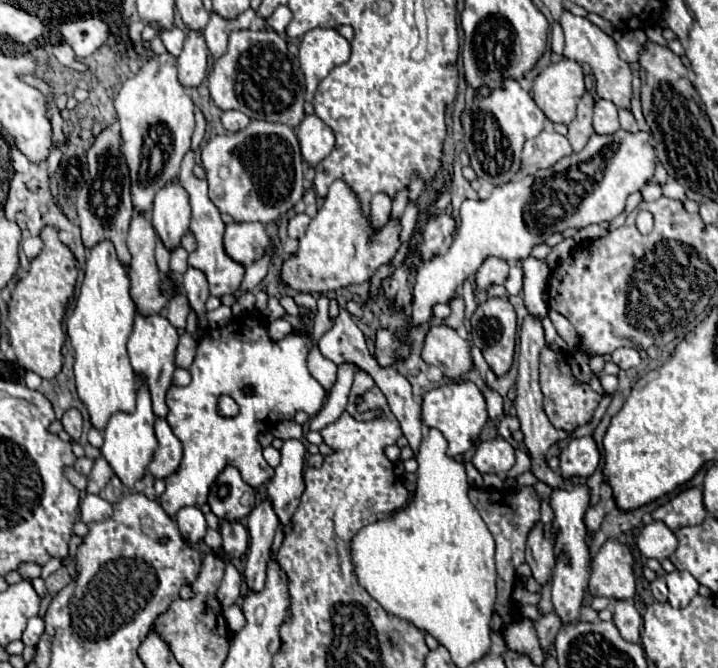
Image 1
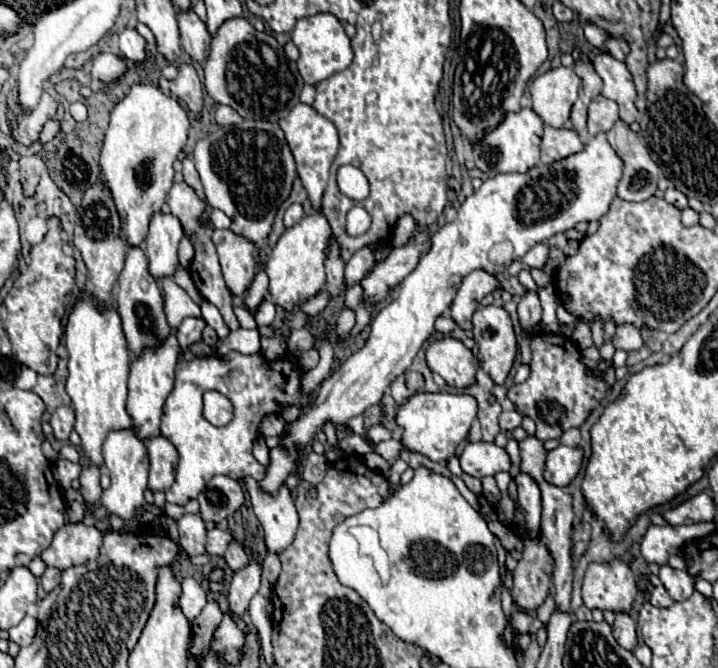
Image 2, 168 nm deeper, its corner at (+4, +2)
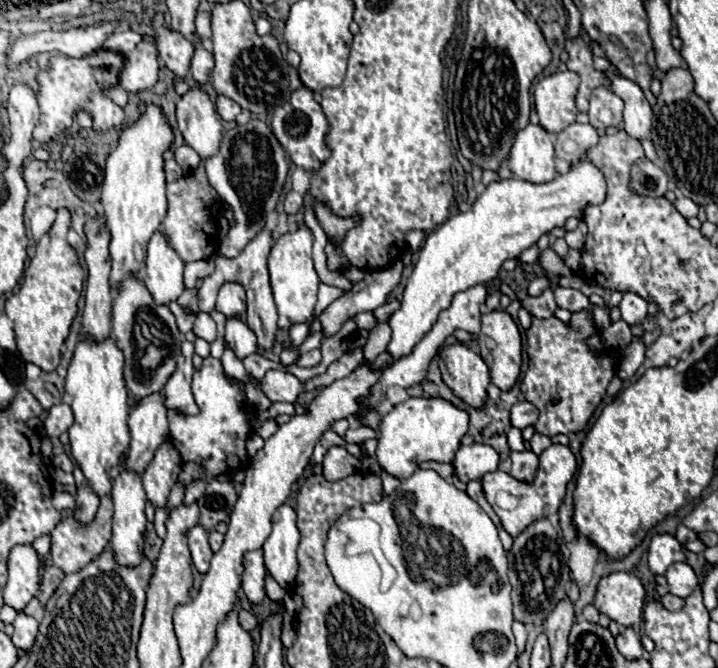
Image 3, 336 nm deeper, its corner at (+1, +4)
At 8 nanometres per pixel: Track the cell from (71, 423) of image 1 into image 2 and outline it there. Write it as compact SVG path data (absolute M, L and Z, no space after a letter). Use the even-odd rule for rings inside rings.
M57 407L57 411L51 415L51 427L53 427L53 435L59 439L59 441L67 441L71 431L73 431L73 425L75 425L75 415L73 415L73 409L71 407Z

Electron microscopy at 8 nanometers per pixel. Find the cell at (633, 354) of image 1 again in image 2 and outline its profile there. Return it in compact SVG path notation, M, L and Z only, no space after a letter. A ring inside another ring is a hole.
M623 323L617 325L617 331L613 335L613 345L617 349L625 349L625 351L637 351L639 347L643 347L643 339L641 339L641 331L631 325L631 323Z

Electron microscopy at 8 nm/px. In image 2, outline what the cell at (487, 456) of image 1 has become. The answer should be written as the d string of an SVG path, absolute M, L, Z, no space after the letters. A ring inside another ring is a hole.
M469 443L461 457L459 457L461 469L477 479L483 479L487 475L495 475L499 471L509 471L509 455L505 449L497 447L495 443Z

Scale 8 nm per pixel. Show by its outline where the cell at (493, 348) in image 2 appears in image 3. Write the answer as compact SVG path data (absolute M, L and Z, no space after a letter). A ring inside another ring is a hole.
M504 309L488 311L480 317L480 321L482 321L482 331L478 335L480 337L480 355L490 369L492 383L496 387L500 387L500 391L508 391L516 383L516 379L520 375L520 365L522 365L522 343L520 343L518 327L516 327L514 319L510 317L510 313L506 313Z

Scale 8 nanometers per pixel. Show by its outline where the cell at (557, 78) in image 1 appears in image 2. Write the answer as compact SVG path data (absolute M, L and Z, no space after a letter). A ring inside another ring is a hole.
M561 65L557 69L549 69L529 83L533 111L543 119L545 125L561 129L569 119L579 85L579 77L569 67Z

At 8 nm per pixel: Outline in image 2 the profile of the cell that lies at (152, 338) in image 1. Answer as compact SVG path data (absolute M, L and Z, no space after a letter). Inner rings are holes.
M176 335L171 337L157 347L155 351L143 351L141 357L131 361L131 371L129 371L129 399L127 399L127 413L133 421L135 435L143 441L159 435L159 421L163 413L165 399L169 391L173 391L173 379L175 379L175 365L179 357L179 343Z

